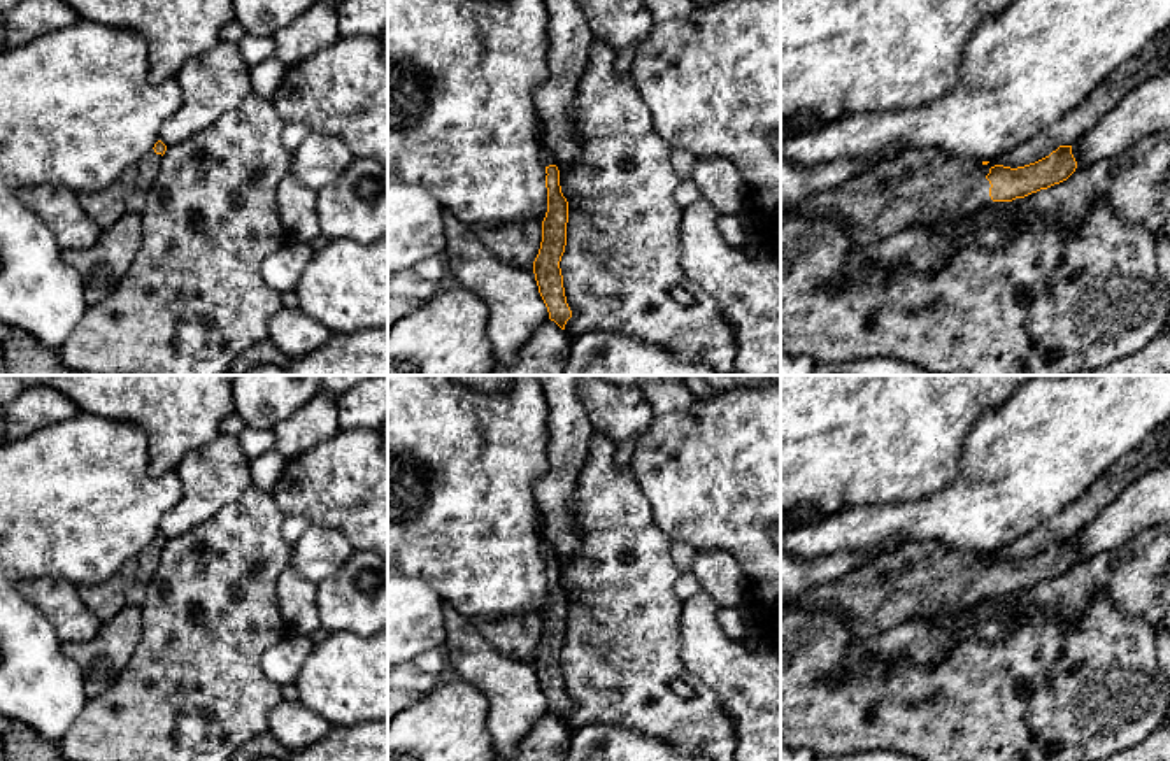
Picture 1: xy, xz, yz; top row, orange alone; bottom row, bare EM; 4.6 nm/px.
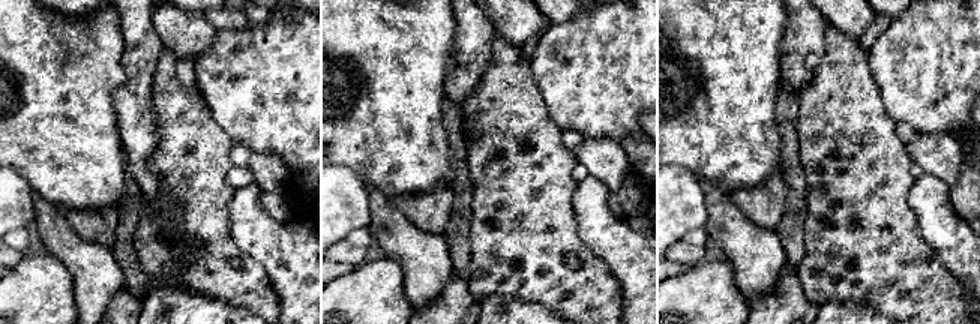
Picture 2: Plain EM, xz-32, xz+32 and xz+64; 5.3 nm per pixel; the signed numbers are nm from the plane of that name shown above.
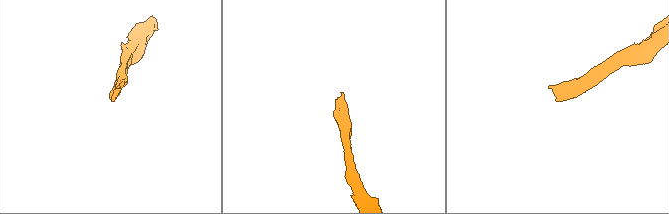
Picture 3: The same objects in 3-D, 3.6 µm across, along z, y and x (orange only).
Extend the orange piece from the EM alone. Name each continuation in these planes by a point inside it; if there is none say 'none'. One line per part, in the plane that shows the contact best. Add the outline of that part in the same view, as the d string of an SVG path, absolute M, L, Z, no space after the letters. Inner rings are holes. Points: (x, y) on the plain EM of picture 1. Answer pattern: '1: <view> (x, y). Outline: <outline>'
1: yz (916, 579). Outline: M912 542L781 603L781 617L795 607L826 608L849 617L854 624L853 638L865 642L909 619L930 615L938 607L970 608L991 598L988 566L975 551Z

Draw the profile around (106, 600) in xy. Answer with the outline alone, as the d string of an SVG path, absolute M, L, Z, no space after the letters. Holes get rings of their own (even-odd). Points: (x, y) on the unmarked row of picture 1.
M128 559L102 586L77 586L79 598L88 608L91 608L100 617L102 622L107 622L125 605L128 605L126 593L133 586L137 572L137 559Z

